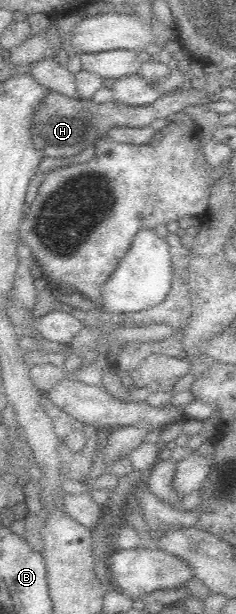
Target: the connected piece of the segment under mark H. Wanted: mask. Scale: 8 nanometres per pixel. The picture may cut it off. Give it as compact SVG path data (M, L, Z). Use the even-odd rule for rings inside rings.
M205 89L163 92L160 99L148 106L128 106L114 99L108 103L96 104L91 100L72 99L60 93L50 92L36 111L31 128L35 147L43 153L42 157L60 157L70 161L82 149L94 146L101 138L107 136L112 128L134 128L152 126L154 121L166 119L171 113L183 112L190 105L207 107L212 101L219 99L211 96Z

